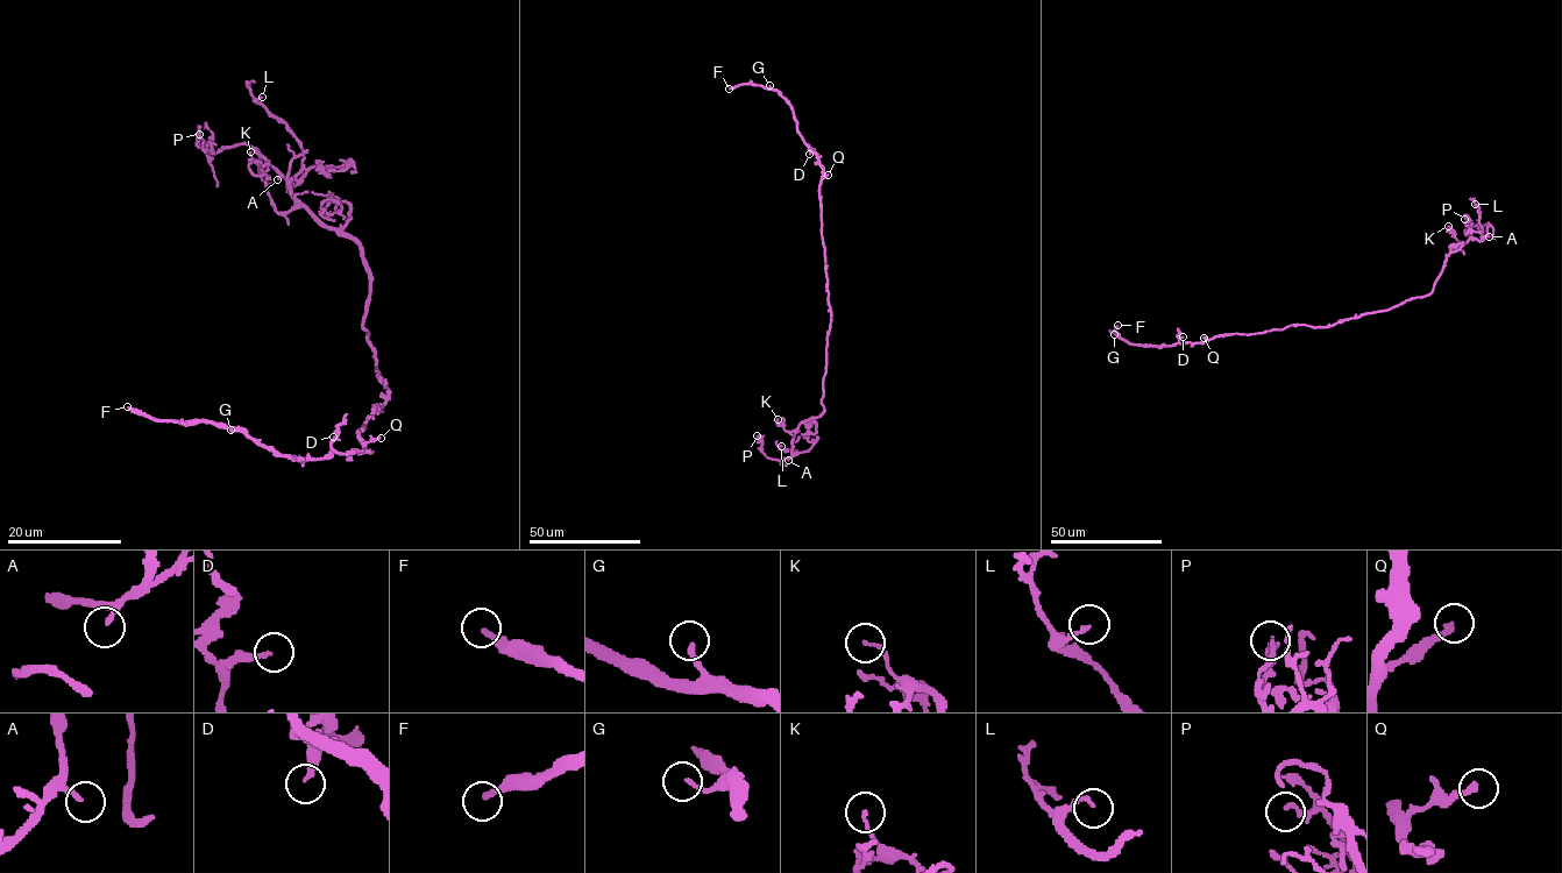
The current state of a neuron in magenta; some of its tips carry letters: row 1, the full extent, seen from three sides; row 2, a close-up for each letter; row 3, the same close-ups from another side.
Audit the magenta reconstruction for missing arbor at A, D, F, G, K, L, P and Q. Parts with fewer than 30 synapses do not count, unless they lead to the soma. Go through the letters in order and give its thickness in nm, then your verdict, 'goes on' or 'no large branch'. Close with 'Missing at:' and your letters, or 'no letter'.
A: 160 nm thick; no large branch
D: 200 nm thick; no large branch
F: 200 nm thick; goes on
G: 170 nm thick; goes on
K: 80 nm thick; no large branch
L: 150 nm thick; no large branch
P: 160 nm thick; no large branch
Q: 280 nm thick; no large branch
Missing at: F, G

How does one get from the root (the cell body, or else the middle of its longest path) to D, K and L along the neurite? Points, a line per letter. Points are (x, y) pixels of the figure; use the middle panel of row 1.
D: (828, 296), (819, 194), (823, 167), (809, 150), (809, 154)
K: (828, 296), (831, 321), (821, 399), (823, 411), (792, 431), (786, 431), (778, 419)
L: (828, 296), (831, 321), (823, 411), (799, 426), (792, 449), (797, 454), (781, 446)

